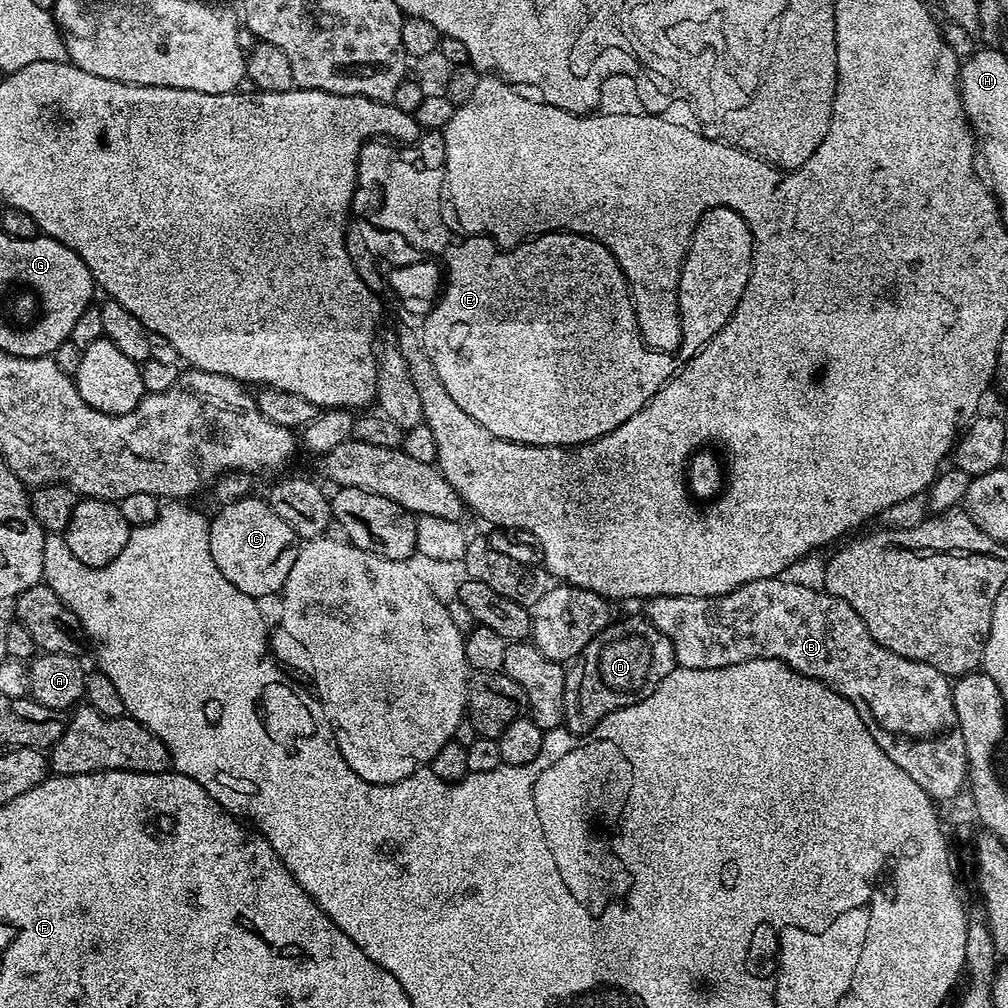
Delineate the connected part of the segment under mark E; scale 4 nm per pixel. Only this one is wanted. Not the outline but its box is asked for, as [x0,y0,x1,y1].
[418,232,674,448]

